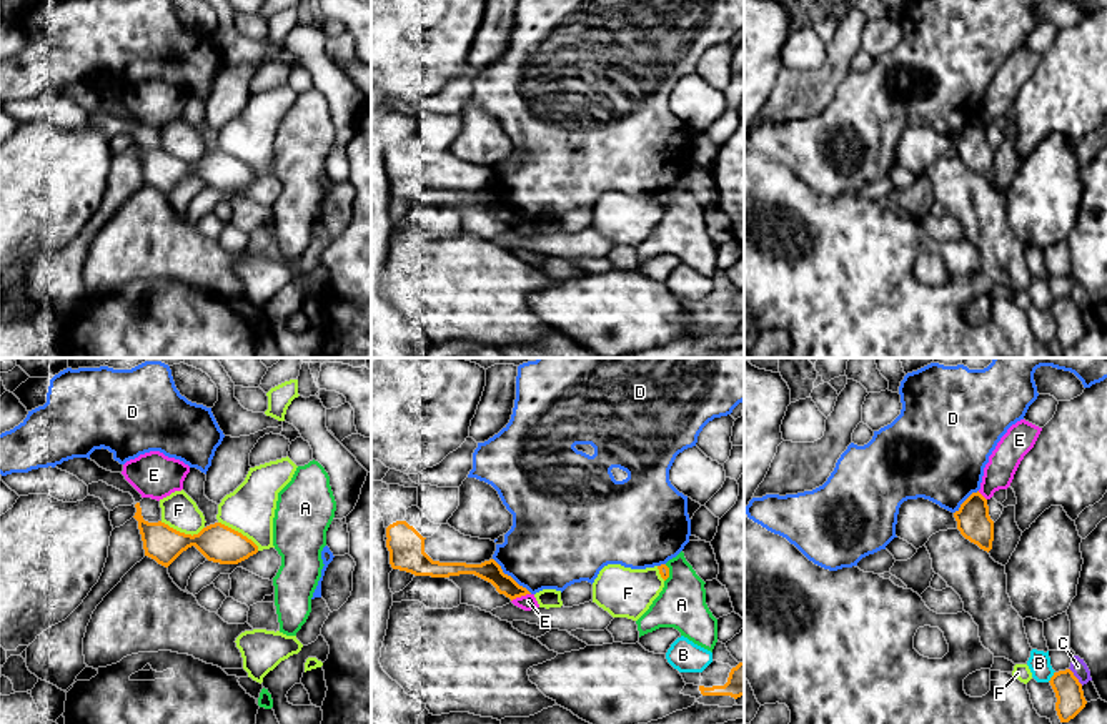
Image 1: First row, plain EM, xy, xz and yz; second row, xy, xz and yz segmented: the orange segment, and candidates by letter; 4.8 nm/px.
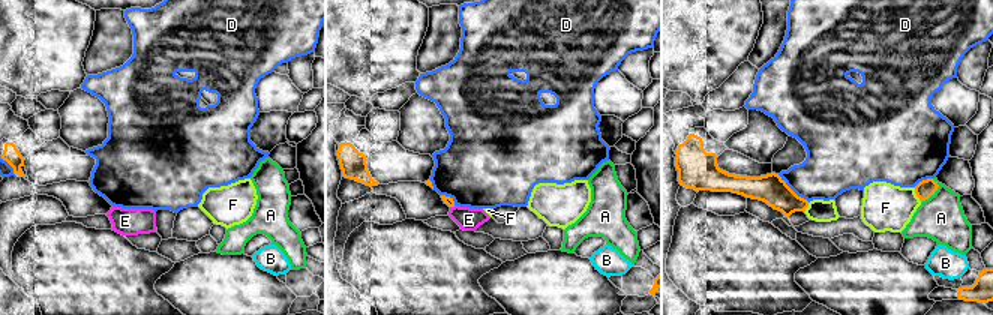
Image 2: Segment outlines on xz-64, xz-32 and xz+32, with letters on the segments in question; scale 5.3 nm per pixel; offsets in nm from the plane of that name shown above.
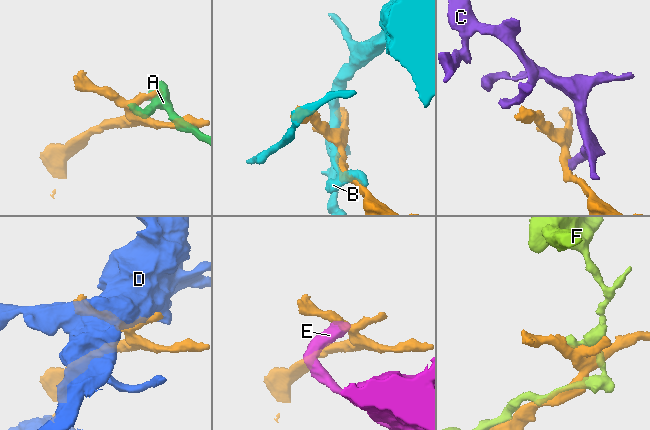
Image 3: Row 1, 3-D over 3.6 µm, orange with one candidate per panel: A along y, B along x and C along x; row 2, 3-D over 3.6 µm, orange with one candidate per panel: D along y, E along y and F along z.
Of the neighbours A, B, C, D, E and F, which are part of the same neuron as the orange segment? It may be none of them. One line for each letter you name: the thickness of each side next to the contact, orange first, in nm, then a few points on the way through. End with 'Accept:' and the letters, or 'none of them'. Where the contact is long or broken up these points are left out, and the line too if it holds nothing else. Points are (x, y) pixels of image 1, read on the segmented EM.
Accept: none of them

